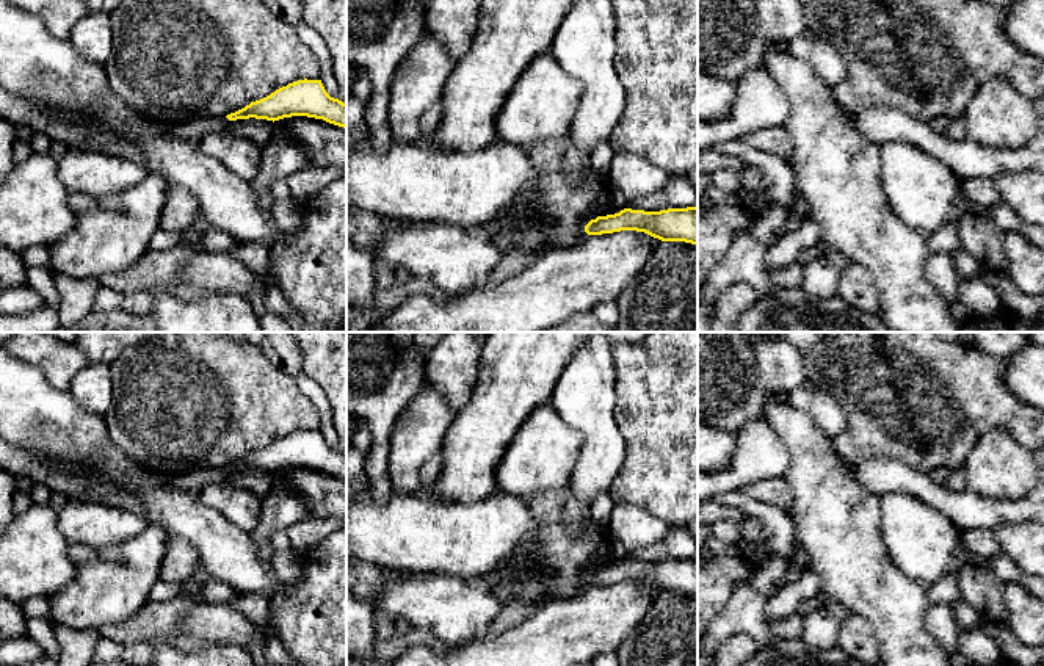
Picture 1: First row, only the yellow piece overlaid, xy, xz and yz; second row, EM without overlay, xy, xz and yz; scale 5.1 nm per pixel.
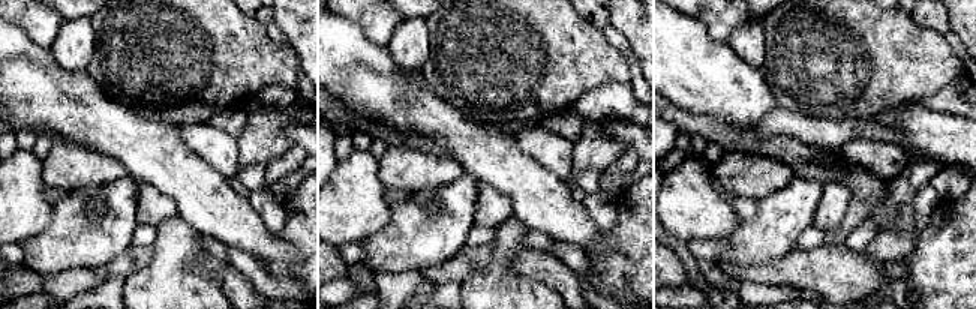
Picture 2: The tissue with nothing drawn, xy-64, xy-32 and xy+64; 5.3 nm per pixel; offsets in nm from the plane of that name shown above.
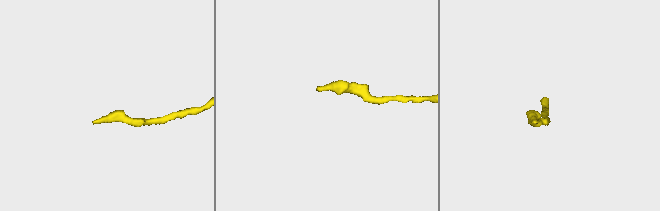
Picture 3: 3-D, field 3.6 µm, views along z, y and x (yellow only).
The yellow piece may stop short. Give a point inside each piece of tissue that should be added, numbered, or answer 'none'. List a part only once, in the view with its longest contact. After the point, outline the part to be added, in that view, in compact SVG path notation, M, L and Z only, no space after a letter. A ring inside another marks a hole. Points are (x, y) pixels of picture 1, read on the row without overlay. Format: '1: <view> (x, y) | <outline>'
1: xy (196, 480) | M226 467L223 469L198 469L188 473L179 473L168 476L165 473L155 473L149 469L149 472L160 481L168 481L176 487L180 487L183 490L201 490L202 487L208 484L219 484L223 481L227 481L227 478L232 475Z

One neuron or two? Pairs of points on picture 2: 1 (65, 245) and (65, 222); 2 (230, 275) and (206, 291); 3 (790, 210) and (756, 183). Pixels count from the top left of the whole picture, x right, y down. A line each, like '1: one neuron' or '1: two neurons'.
1: one neuron
2: two neurons
3: two neurons

